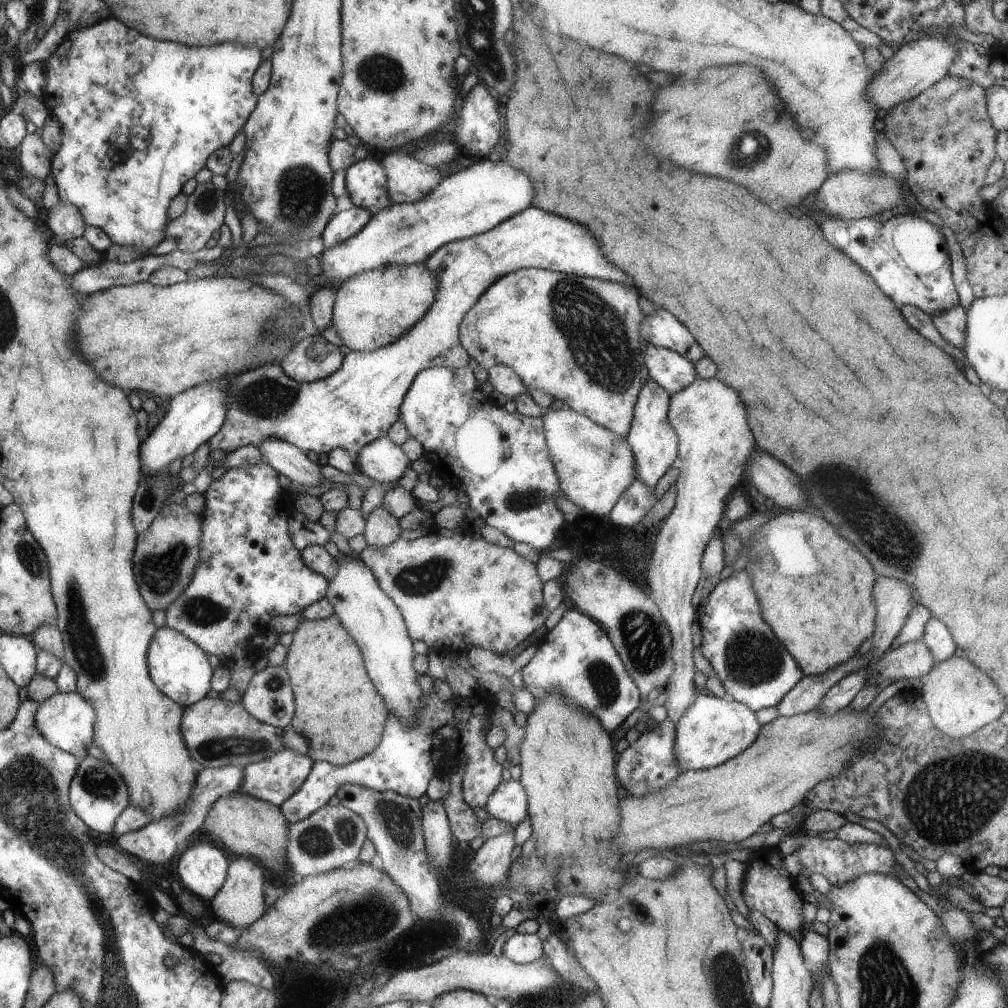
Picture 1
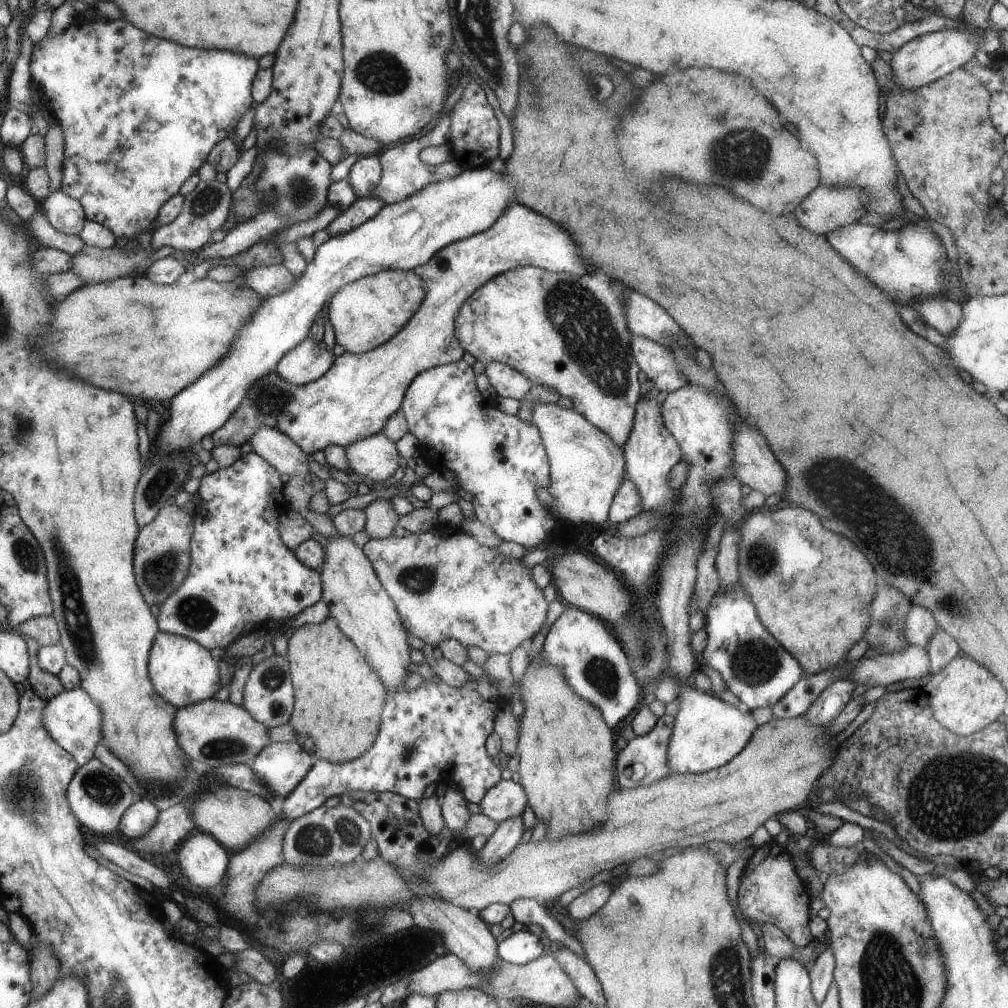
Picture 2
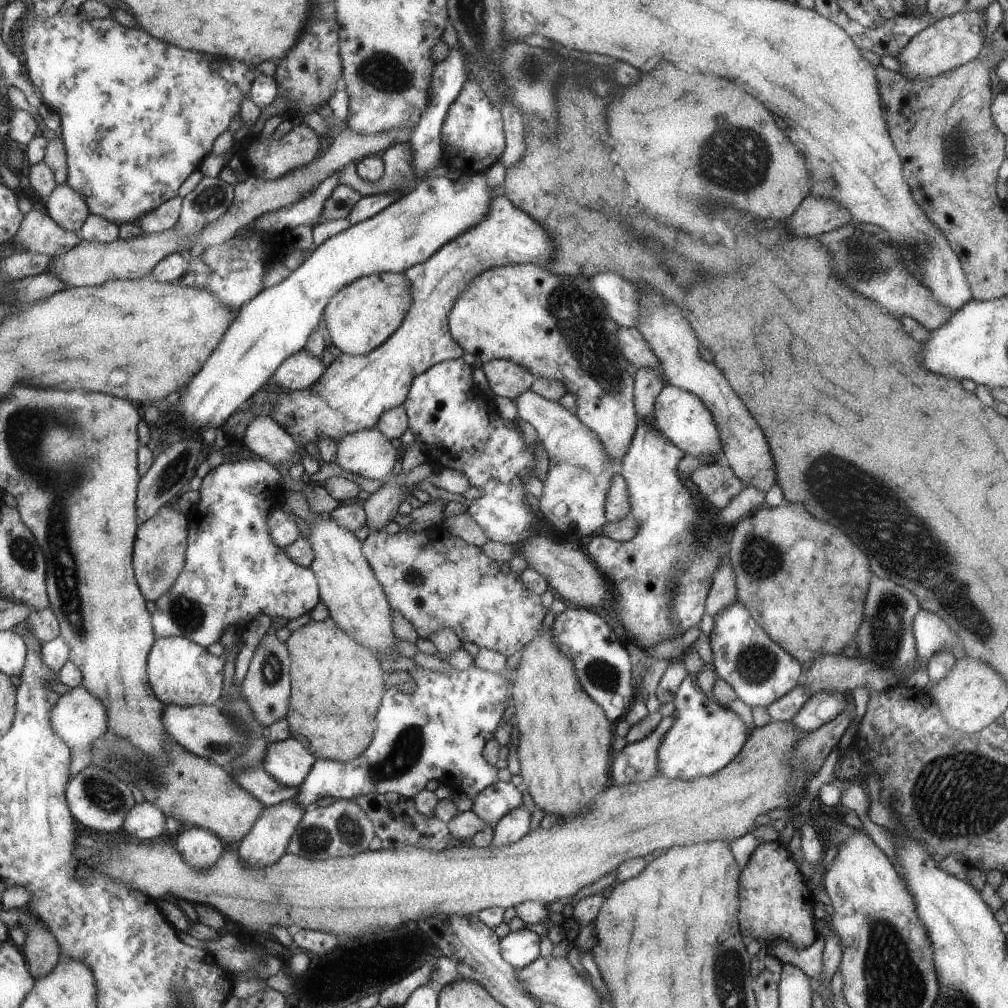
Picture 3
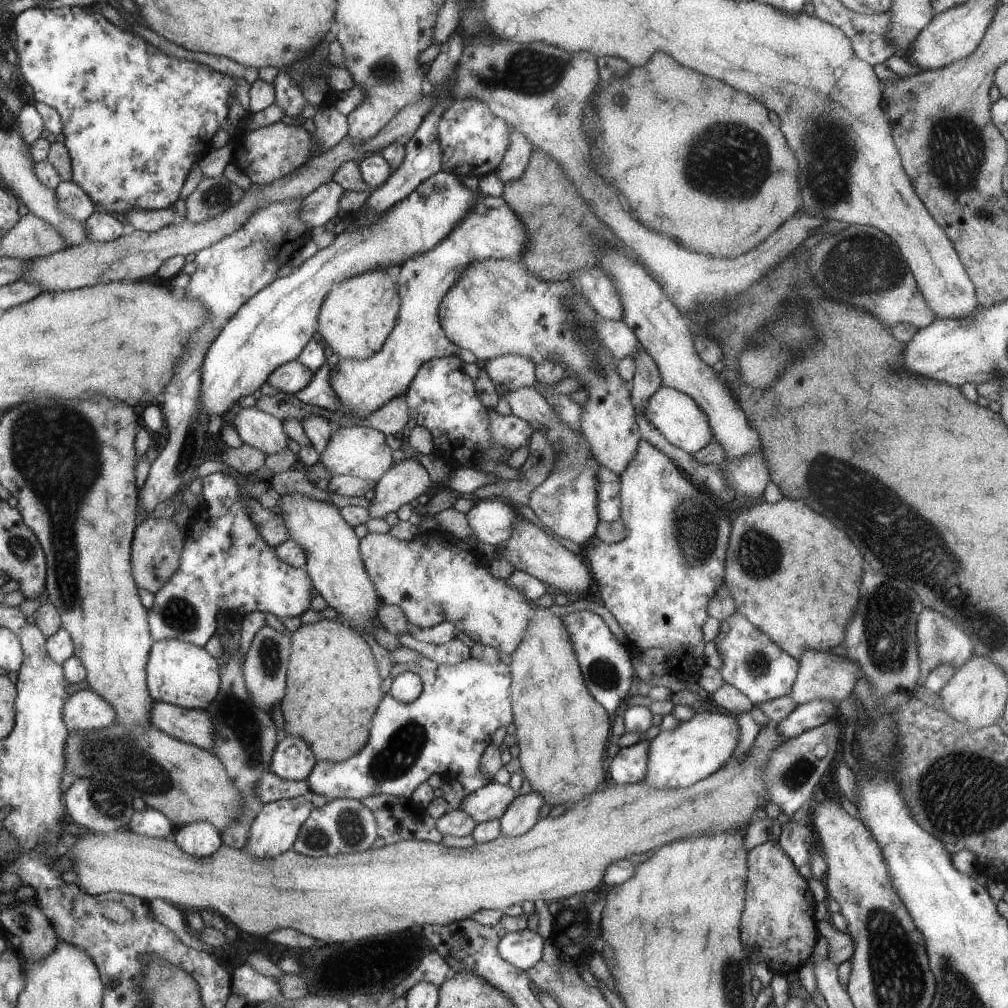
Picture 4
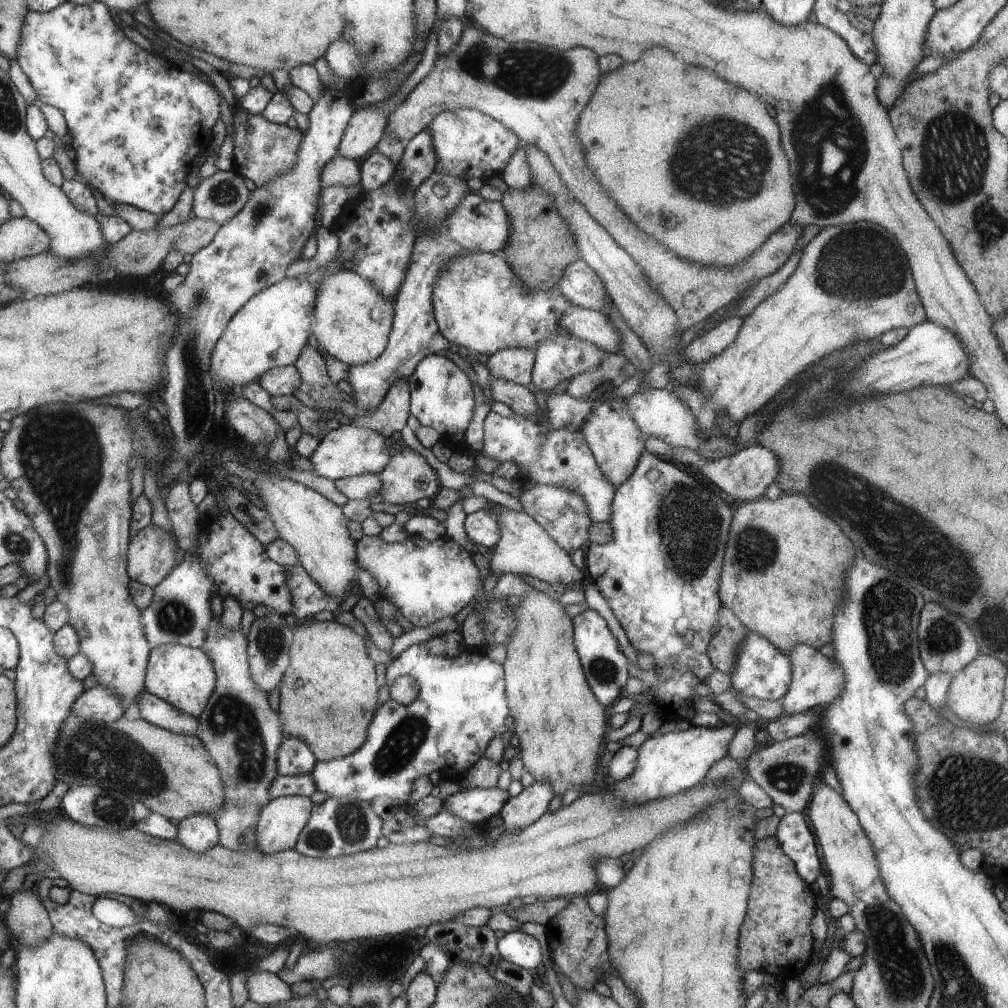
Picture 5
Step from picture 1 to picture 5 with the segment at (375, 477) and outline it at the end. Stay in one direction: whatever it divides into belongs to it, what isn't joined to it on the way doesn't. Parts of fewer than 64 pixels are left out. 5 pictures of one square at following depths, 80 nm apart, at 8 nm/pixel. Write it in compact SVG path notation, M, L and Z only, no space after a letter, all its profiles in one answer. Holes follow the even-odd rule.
M354 424L341 425L328 431L319 442L319 448L309 458L314 470L330 480L337 481L342 477L358 475L378 475L390 464L390 456L382 438L382 432L373 431Z

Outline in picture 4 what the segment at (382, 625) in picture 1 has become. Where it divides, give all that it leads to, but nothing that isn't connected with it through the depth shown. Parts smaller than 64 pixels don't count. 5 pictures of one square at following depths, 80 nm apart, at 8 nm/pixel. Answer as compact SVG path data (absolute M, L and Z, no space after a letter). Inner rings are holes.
M296 493L286 496L283 497L283 506L279 506L281 515L286 526L289 526L290 539L296 541L307 554L304 568L311 576L316 592L326 600L328 607L337 612L336 620L356 630L358 634L374 635L377 621L380 622L381 604L384 602L363 562L361 540L356 537L354 528L340 516L336 505ZM286 496L291 496L292 502L287 504L289 498Z

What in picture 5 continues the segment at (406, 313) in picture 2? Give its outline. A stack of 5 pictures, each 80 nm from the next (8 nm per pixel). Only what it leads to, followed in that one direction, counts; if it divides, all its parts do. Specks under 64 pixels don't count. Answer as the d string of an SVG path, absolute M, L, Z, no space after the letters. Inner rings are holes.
M352 271L331 273L320 283L313 341L328 359L334 357L350 367L363 365L385 352L394 316L395 300L384 296L371 279Z

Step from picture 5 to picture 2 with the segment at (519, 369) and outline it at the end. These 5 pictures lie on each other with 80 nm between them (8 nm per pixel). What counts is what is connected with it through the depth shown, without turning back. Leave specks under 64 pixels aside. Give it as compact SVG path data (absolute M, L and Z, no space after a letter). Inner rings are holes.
M498 361L485 366L486 376L498 396L522 400L532 388L531 382L511 366Z

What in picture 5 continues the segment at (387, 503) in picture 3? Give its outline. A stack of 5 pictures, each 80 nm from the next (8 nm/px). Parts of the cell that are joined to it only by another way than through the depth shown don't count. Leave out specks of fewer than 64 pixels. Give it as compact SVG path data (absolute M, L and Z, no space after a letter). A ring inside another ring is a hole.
M411 448L398 451L379 477L383 482L379 494L390 504L414 506L420 498L432 500L441 488L434 469Z

